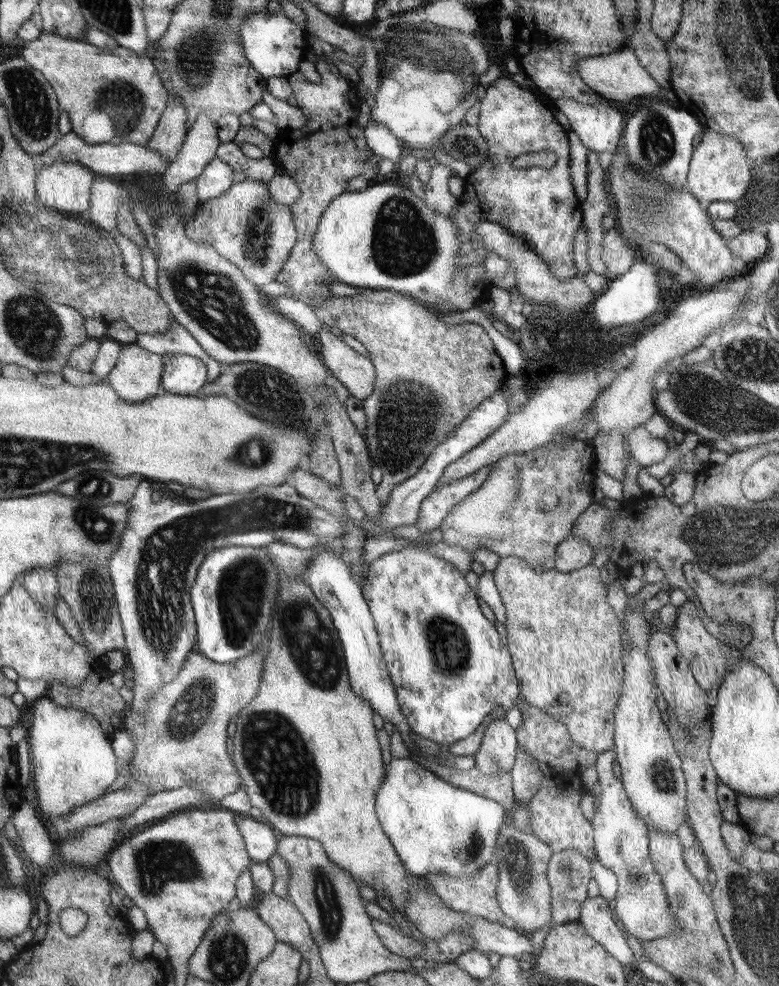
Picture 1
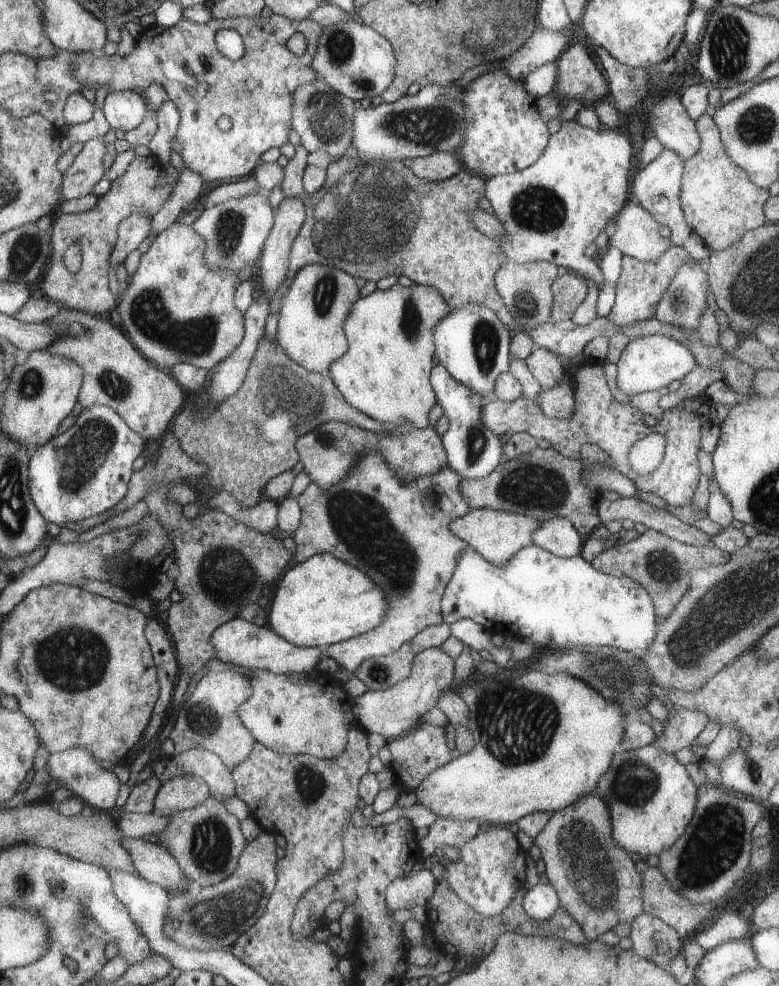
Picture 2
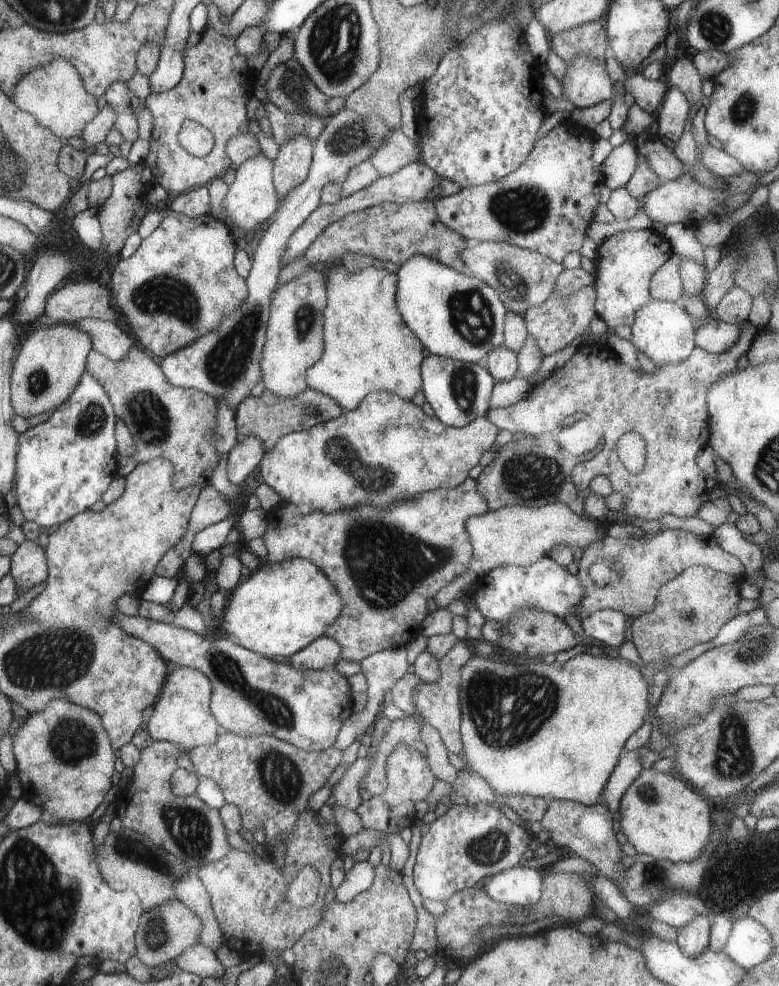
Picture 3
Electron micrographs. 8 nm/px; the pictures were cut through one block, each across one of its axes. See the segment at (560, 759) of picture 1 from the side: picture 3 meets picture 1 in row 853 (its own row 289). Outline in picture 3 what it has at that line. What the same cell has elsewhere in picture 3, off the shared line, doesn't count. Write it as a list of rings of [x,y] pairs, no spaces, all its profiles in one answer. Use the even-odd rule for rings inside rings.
[[[583,286],[581,290],[569,294],[569,296],[561,296],[559,292],[551,292],[549,298],[539,304],[539,306],[531,306],[523,318],[525,318],[525,326],[529,336],[535,338],[539,350],[543,356],[551,356],[557,354],[559,350],[563,350],[565,346],[569,346],[575,338],[585,336],[585,332],[589,330],[591,320],[597,316],[595,314],[595,288],[591,286]]]

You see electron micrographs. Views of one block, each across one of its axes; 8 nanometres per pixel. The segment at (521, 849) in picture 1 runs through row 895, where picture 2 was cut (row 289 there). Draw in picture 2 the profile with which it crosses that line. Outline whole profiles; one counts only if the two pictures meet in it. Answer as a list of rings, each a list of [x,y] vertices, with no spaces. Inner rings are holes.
[[[505,262],[495,272],[495,288],[501,294],[509,314],[523,326],[523,330],[533,330],[545,322],[549,322],[551,306],[553,306],[553,292],[551,284],[557,278],[557,266],[549,262],[527,262],[527,264],[515,264]]]

